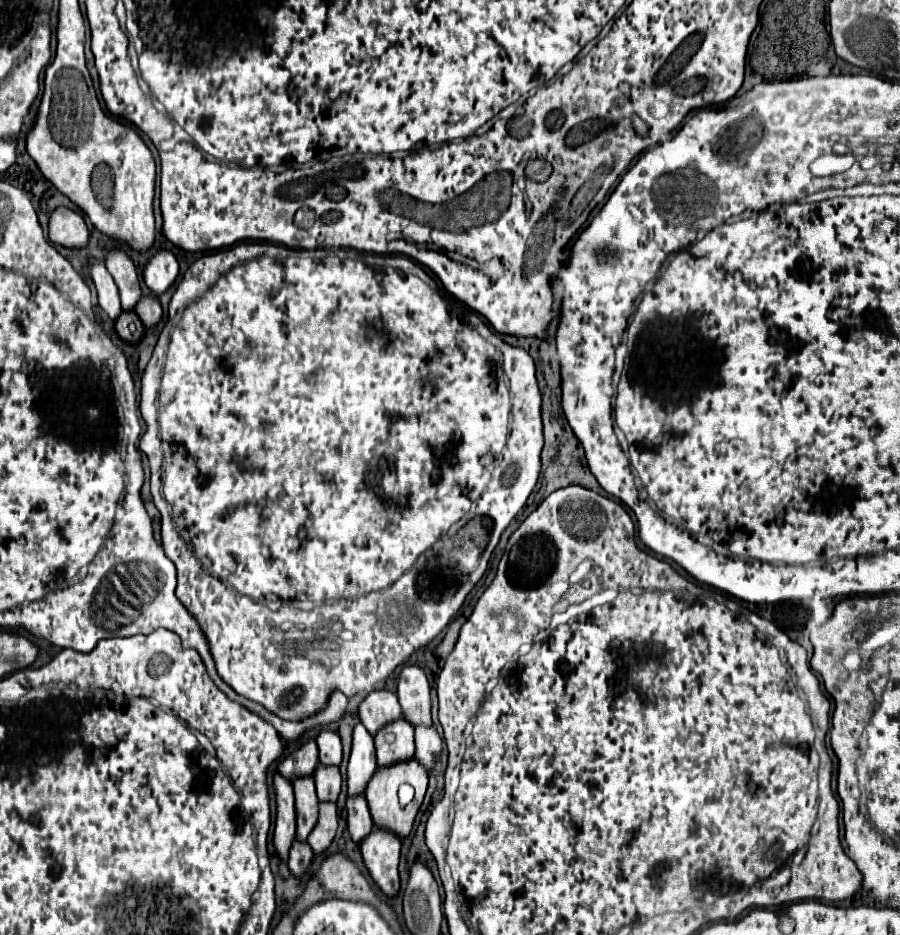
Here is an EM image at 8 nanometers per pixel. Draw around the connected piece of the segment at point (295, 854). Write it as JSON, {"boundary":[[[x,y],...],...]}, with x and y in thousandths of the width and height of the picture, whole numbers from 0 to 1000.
{"boundary":[[[328,898],[321,911],[321,930],[326,933],[326,937],[334,939],[337,935],[341,935],[341,930],[346,928],[346,922],[348,922],[348,911],[343,903],[334,903]]]}

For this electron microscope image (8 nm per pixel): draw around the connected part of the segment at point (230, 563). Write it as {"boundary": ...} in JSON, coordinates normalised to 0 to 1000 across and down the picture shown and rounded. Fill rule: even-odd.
{"boundary":[[[268,259],[241,272],[228,272],[210,284],[197,306],[188,334],[201,336],[201,342],[183,351],[188,359],[174,366],[159,404],[157,443],[161,445],[163,462],[154,479],[166,492],[167,525],[179,548],[181,586],[197,605],[197,640],[230,682],[241,721],[266,744],[288,751],[314,770],[332,772],[357,761],[372,738],[386,747],[412,738],[417,732],[430,727],[441,712],[448,712],[461,695],[483,684],[508,659],[519,635],[538,616],[559,567],[583,541],[601,505],[601,419],[594,406],[592,383],[581,372],[561,368],[519,327],[499,329],[490,310],[477,299],[468,299],[474,295],[468,284],[462,282],[459,287],[459,279],[447,273],[414,272],[414,282],[408,282],[397,274],[386,276],[374,270],[357,270],[354,278],[348,270],[339,274],[339,270],[292,259]],[[208,312],[214,314],[208,319]],[[523,533],[528,533],[524,541]],[[521,545],[524,553],[541,554],[541,569],[548,573],[541,575],[541,582],[534,578],[537,573],[530,573],[530,554],[519,556],[517,550]],[[494,618],[508,618],[508,622],[494,622]],[[332,635],[341,642],[330,642],[331,650],[327,644],[322,650],[312,648],[313,642],[326,642]]]}

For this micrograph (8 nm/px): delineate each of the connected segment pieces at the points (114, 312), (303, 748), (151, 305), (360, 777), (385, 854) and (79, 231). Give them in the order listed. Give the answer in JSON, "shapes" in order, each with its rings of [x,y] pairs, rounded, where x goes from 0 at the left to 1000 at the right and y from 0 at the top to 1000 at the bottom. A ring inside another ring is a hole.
{"shapes":[[[[106,282],[101,289],[106,308],[108,308],[108,317],[110,317],[110,327],[117,332],[117,336],[123,342],[130,342],[134,338],[134,325],[132,325],[132,312],[130,306],[126,302],[126,297],[121,295],[117,282]]],[[[343,791],[339,796],[334,796],[323,809],[319,809],[317,813],[310,815],[310,828],[314,832],[319,832],[321,836],[328,836],[330,832],[348,830],[352,817],[354,817],[352,796],[350,796],[350,791]]],[[[161,317],[161,319],[157,321],[157,325],[152,325],[150,334],[152,334],[152,338],[154,338],[154,342],[159,344],[161,351],[174,349],[174,347],[179,344],[179,338],[181,338],[179,325],[177,325],[172,319],[168,319],[168,317]]],[[[397,774],[392,783],[392,800],[390,800],[390,811],[386,819],[388,851],[406,849],[406,843],[414,832],[417,824],[419,824],[419,817],[417,817],[414,789],[410,787],[403,774]]],[[[414,886],[414,890],[401,901],[401,913],[403,922],[414,939],[414,943],[421,948],[421,952],[437,960],[441,958],[446,945],[443,945],[443,909],[446,901],[434,890],[426,890],[421,886]]],[[[63,222],[54,233],[54,257],[72,265],[94,265],[99,259],[99,246],[86,227]]]]}

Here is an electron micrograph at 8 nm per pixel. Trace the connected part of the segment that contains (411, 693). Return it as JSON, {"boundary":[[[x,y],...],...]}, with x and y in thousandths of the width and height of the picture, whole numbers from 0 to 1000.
{"boundary":[[[450,712],[443,723],[443,753],[457,776],[479,776],[479,749],[472,719],[466,712]]]}

